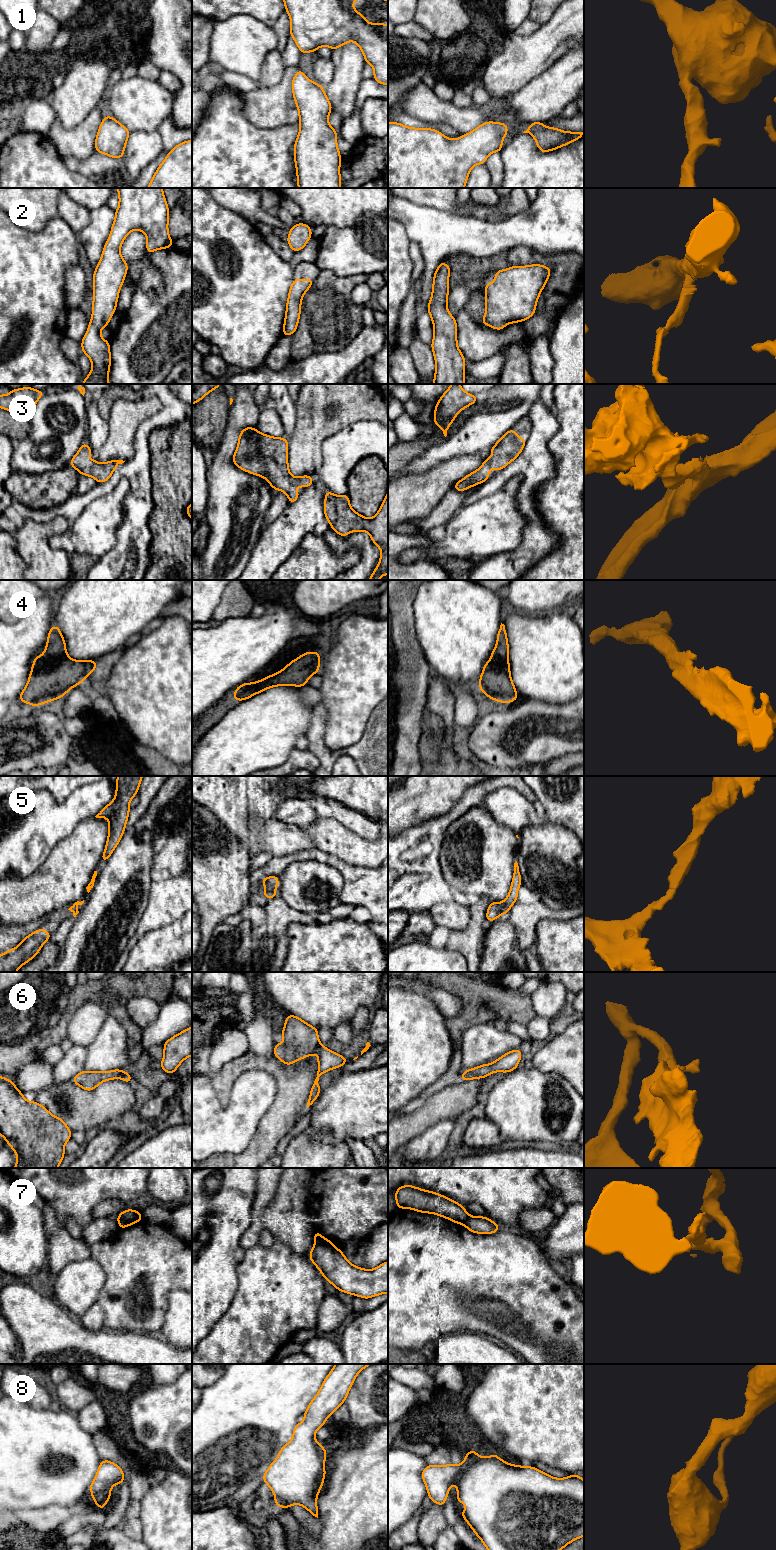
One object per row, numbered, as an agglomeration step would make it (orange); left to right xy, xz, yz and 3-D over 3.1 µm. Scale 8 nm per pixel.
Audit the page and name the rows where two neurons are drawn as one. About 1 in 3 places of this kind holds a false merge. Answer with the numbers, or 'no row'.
6, 7

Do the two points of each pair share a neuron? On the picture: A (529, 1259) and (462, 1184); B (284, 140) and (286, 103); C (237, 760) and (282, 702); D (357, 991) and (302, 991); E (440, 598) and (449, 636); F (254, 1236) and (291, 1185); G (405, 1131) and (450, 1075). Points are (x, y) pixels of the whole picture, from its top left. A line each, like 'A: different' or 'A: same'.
A: different
B: different
C: same
D: same
E: same
F: different
G: different

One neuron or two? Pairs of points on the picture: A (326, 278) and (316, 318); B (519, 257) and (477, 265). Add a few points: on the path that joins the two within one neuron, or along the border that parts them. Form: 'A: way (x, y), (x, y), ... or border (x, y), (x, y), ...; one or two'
A: way (326, 288), (326, 308); one
B: border (507, 251), (507, 259), (511, 266); two

